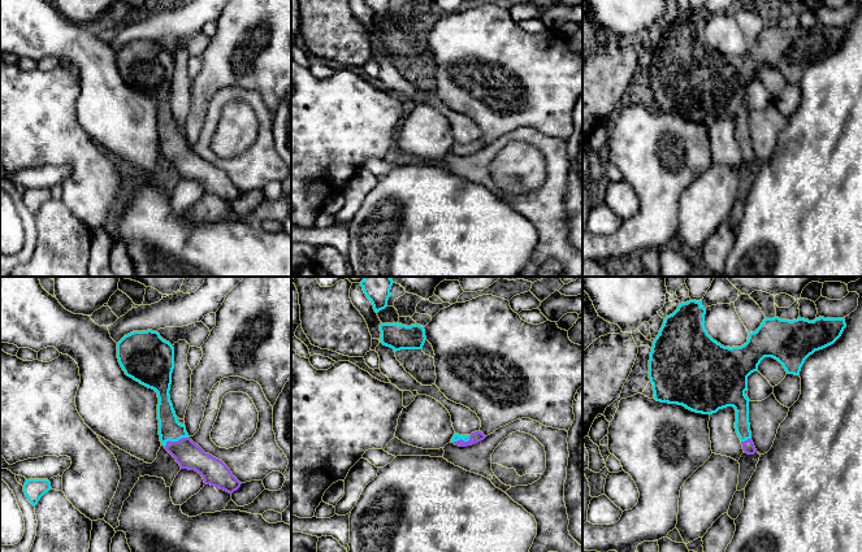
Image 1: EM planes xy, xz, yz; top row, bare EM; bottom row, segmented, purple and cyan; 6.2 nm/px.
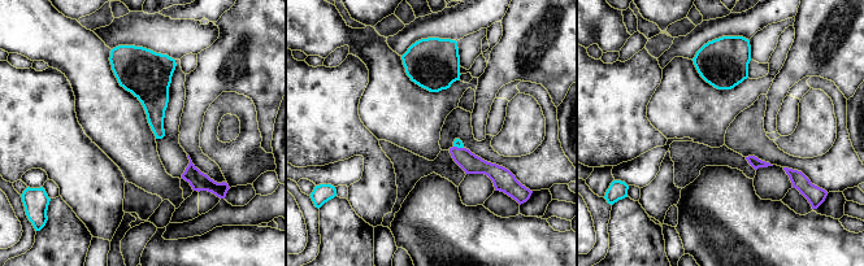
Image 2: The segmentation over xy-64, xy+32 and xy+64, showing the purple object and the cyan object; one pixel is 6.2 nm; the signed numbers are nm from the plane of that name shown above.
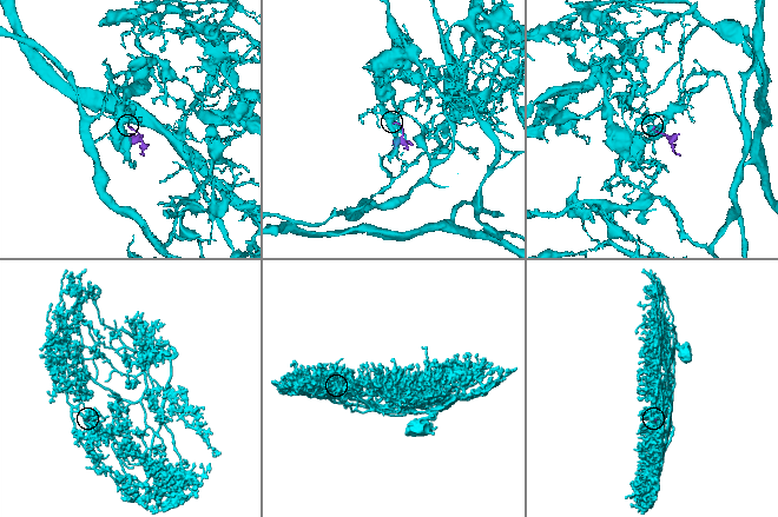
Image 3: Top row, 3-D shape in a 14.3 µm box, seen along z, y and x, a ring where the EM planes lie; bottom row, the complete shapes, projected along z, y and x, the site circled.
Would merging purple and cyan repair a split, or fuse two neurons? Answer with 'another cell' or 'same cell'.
same cell

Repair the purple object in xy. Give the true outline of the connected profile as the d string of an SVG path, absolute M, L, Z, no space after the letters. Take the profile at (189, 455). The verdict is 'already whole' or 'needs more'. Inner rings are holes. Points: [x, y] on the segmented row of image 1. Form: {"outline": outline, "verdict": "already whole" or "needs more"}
{"outline": "M133 331L117 343L117 358L125 374L157 392L160 442L181 469L198 471L205 484L233 494L241 482L218 458L195 444L179 423L170 401L174 348L157 331Z", "verdict": "needs more"}

